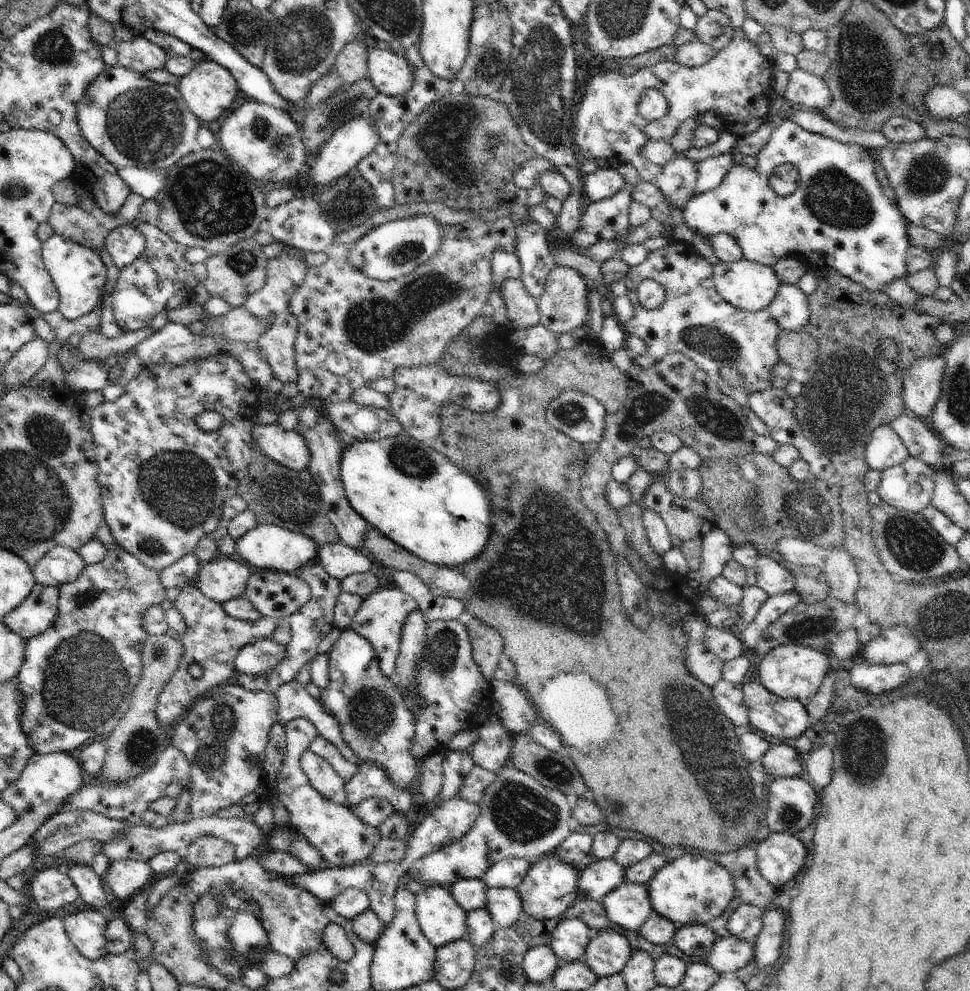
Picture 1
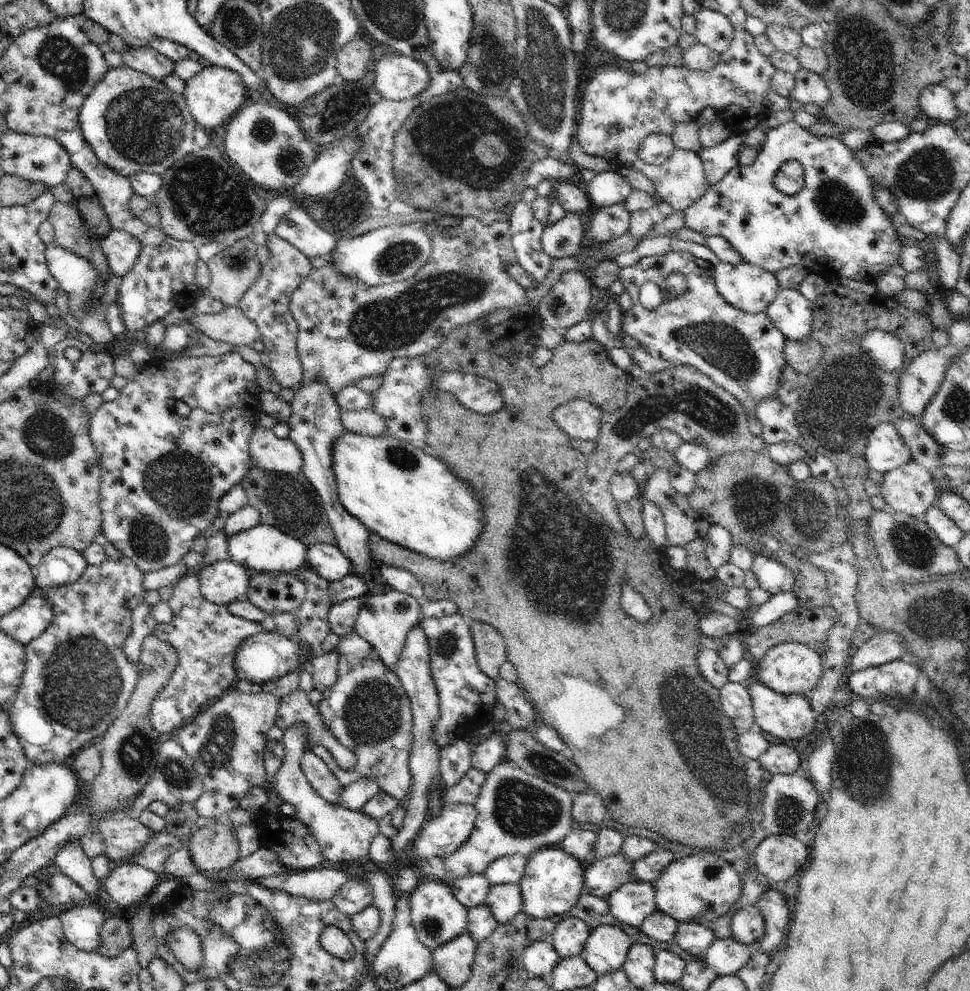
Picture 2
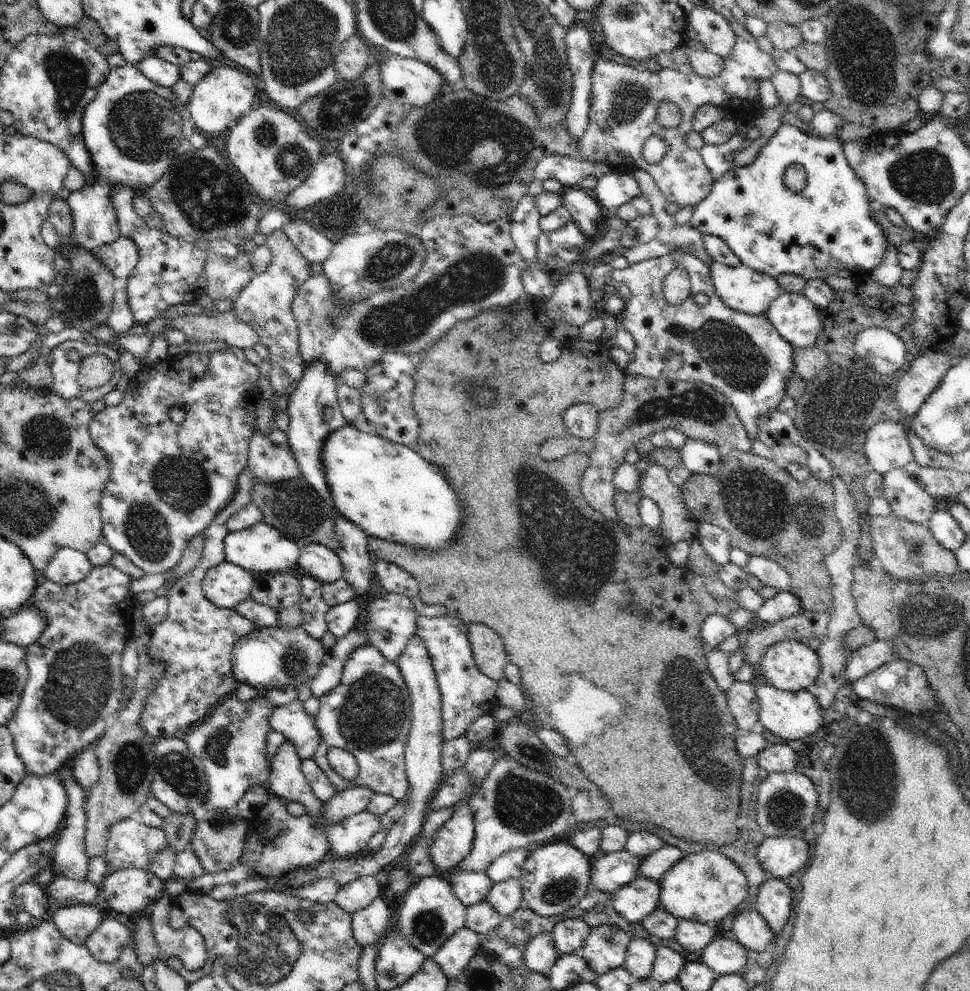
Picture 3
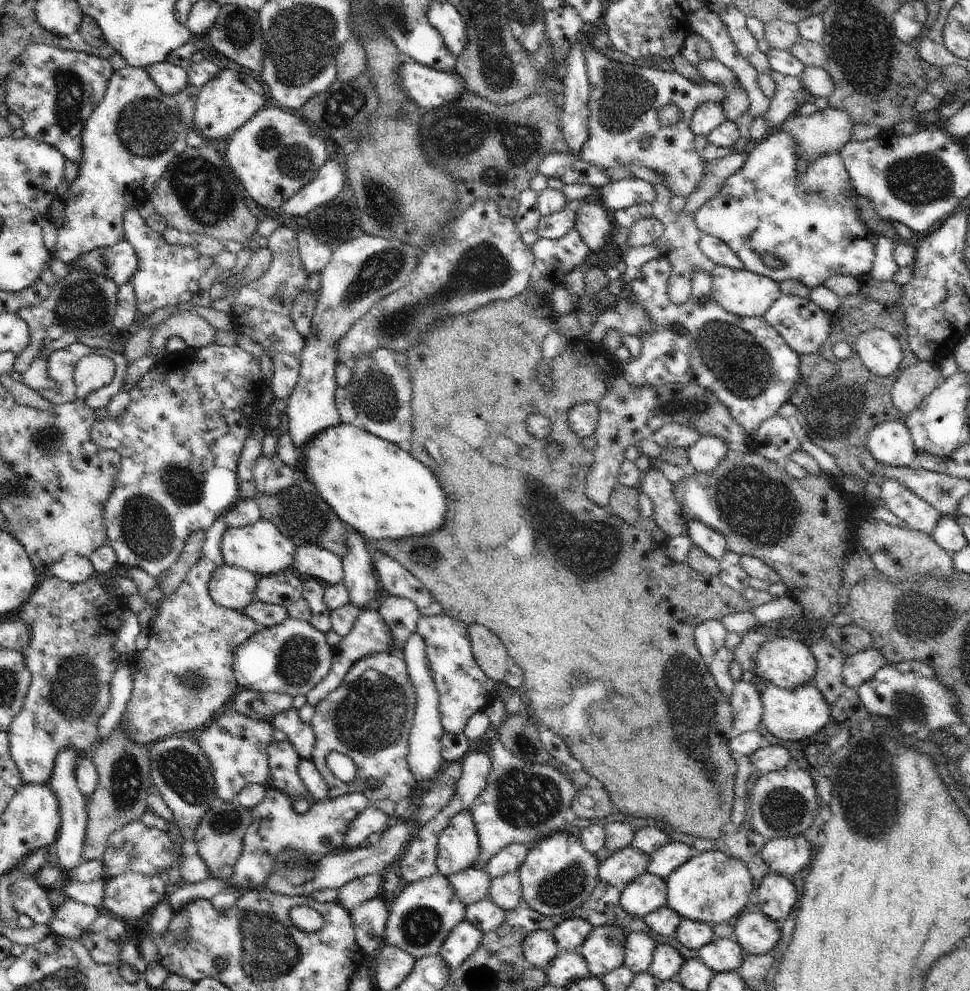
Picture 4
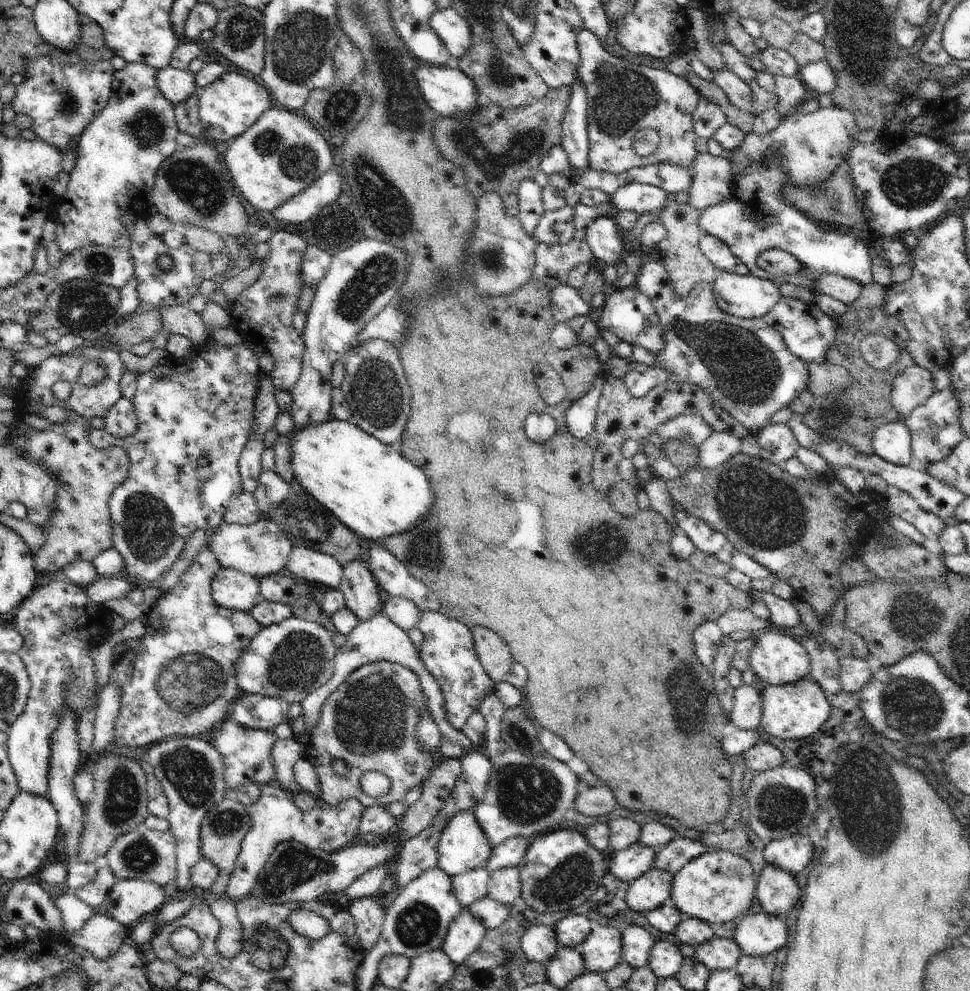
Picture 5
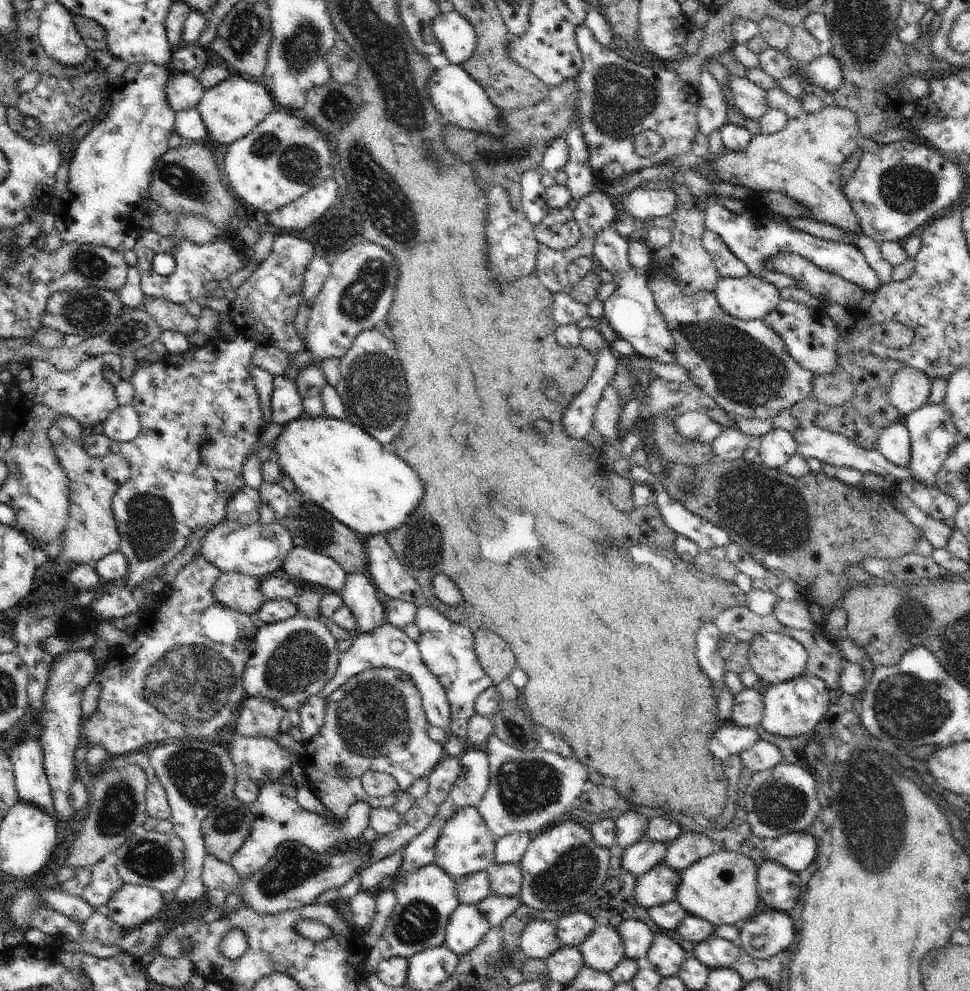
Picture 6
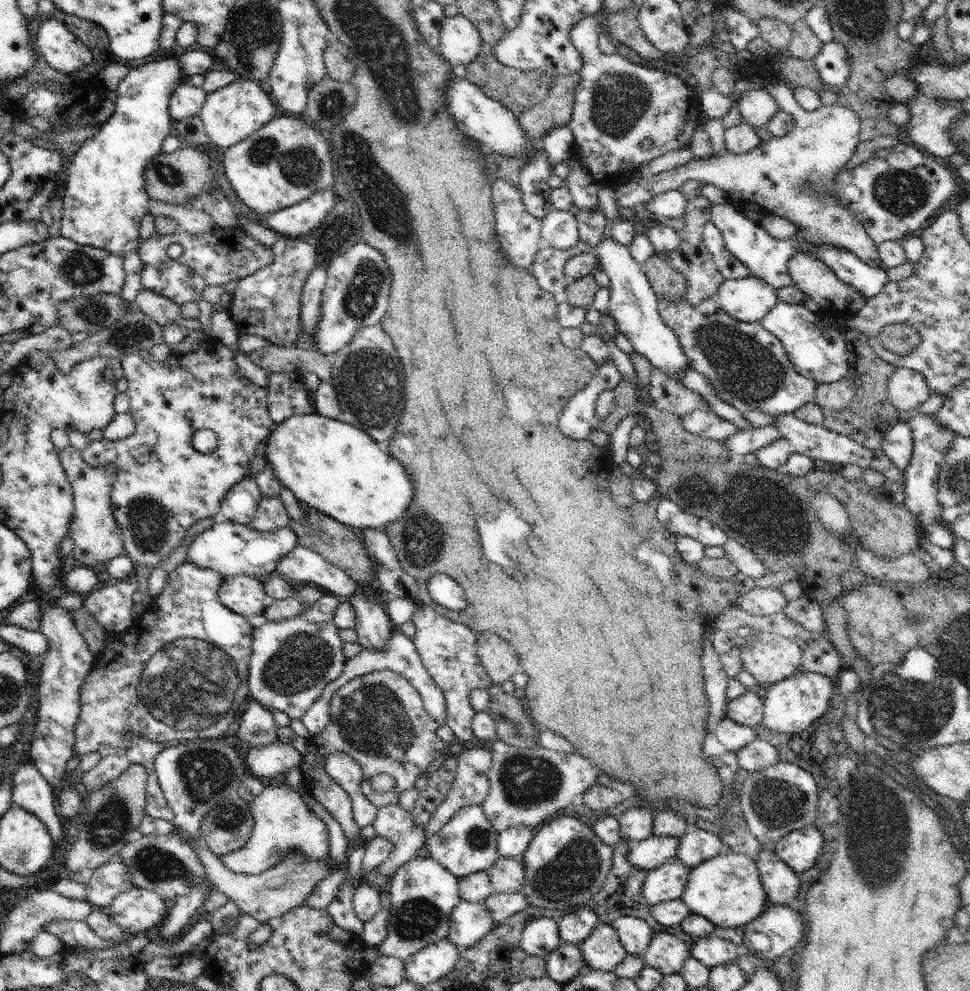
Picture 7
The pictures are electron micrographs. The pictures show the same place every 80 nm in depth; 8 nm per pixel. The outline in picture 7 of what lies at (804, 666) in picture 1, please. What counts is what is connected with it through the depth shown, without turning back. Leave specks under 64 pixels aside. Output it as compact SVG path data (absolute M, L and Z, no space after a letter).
M752 631L740 642L742 664L760 684L771 684L784 680L798 671L801 663L801 648L790 639L768 631Z

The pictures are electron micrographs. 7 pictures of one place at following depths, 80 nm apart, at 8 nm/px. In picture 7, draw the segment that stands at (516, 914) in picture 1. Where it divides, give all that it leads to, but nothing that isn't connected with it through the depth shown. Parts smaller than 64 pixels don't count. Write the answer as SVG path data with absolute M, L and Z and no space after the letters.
M500 857L487 873L493 886L493 893L513 893L523 888L525 866L520 859Z

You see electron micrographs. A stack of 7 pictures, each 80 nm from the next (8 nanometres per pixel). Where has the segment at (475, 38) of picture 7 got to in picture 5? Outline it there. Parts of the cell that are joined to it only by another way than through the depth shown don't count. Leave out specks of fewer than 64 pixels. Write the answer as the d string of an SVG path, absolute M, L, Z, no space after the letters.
M452 7L436 9L430 17L429 25L440 40L446 45L453 62L462 58L472 46L472 31L470 24Z

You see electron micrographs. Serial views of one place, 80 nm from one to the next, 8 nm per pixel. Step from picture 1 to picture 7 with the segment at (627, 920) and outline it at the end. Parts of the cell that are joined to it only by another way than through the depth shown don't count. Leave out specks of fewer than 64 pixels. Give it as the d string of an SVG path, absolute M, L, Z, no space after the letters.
M676 858L657 869L649 870L641 893L651 905L680 899L692 871L693 869Z

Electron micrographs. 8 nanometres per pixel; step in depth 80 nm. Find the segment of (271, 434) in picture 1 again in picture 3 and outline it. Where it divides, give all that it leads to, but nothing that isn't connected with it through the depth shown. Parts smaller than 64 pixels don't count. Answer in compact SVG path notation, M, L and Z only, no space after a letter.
M257 431L249 442L247 468L254 478L271 485L298 478L301 470L288 444L278 446Z

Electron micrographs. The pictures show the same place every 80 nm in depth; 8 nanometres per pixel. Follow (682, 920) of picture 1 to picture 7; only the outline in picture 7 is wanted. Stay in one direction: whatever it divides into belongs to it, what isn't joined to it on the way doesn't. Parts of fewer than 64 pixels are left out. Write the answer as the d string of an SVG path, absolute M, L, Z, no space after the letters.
M722 853L699 864L690 873L688 884L681 896L683 903L692 913L702 915L706 920L722 928L746 928L755 921L769 906L766 891L760 880L757 864L747 853Z

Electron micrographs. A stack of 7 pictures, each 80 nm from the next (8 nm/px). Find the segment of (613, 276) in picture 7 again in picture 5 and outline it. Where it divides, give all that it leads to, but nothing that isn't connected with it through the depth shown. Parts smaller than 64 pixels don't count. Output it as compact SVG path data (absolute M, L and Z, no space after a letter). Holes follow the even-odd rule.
M600 217L586 231L586 242L593 256L606 262L607 266L618 266L623 262L624 248L631 247L624 239L614 218ZM636 284L618 288L613 293L607 293L602 314L598 318L597 324L594 325L594 329L598 333L609 329L622 341L629 342L631 345L640 344L654 355L661 353L665 347L665 330L657 316L653 300L646 293L643 293Z

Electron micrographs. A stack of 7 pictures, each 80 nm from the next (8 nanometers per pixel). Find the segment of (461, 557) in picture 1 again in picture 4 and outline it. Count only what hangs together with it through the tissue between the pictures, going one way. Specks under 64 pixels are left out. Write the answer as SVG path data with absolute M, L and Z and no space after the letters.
M340 423L328 427L307 442L299 452L299 473L314 485L319 495L332 507L337 517L351 530L372 541L418 537L438 530L444 522L446 502L434 474L397 444L374 436L360 426Z

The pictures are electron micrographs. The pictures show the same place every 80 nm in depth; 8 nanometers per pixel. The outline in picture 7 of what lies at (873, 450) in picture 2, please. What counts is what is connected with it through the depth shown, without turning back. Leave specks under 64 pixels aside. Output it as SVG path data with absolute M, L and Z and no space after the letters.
M908 417L898 420L888 429L880 448L902 472L905 470L913 453L913 428L908 422Z

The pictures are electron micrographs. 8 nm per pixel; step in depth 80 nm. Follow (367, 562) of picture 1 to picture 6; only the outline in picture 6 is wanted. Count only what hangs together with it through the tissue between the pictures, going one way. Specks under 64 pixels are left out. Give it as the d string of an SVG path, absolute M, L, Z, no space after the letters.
M300 545L288 553L281 574L299 584L318 584L332 593L343 591L348 576L335 560Z

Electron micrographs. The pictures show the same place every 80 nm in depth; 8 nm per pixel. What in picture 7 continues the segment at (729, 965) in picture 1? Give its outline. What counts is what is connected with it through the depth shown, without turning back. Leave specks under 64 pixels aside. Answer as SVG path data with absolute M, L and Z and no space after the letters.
M715 935L694 940L690 948L690 957L708 968L735 962L740 953L732 941L721 939Z

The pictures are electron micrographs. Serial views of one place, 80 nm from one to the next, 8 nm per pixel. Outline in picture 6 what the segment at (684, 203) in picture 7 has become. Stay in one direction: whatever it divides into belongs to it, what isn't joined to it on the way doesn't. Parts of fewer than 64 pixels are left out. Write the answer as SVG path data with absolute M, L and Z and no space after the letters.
M636 188L629 192L625 197L625 202L618 208L626 208L633 218L638 217L645 220L672 215L677 211L679 202L674 191L670 189L651 191Z

